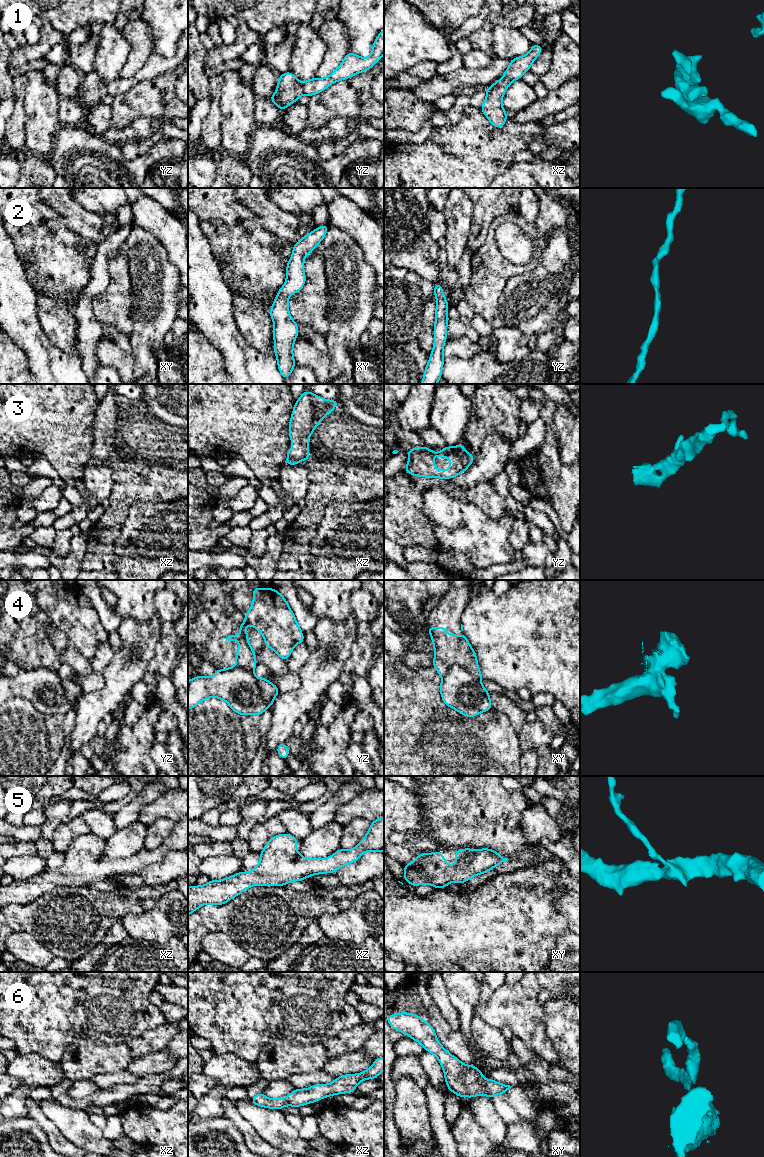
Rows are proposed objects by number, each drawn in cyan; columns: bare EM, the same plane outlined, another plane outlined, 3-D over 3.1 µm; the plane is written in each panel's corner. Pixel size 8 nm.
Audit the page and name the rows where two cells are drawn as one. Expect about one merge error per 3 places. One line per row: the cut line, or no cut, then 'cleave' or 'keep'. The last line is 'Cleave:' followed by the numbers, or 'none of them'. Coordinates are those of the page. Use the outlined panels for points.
1: cut none; keep
2: cut none; keep
3: cut none; keep
4: cut xy (442, 677), (451, 666), (460, 665), (478, 679); cleave
5: cut none; keep
6: cut none; keep
Cleave: 4

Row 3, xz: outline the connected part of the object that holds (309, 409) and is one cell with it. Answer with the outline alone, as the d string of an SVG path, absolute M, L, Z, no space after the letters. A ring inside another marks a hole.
M304 391L296 401L289 422L289 438L293 447L288 450L286 465L296 465L301 460L309 462L309 437L321 419L334 411L339 400L327 400L311 391Z

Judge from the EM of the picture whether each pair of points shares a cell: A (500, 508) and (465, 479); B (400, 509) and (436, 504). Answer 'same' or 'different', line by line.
A: different
B: different

